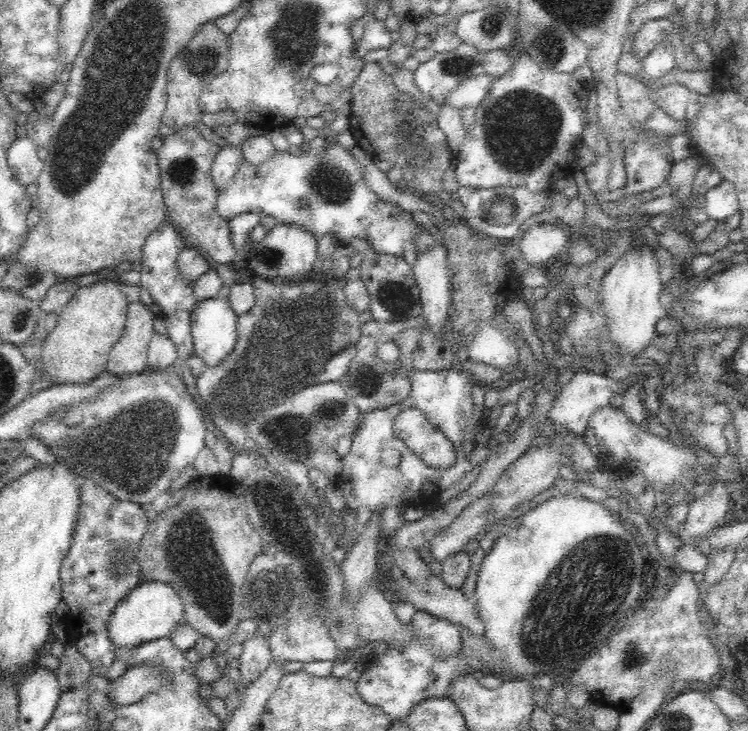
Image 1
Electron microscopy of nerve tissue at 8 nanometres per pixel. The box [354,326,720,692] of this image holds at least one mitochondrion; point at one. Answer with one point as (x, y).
(591, 576)

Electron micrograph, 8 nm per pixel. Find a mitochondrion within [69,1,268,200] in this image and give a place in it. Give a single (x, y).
(200, 58)

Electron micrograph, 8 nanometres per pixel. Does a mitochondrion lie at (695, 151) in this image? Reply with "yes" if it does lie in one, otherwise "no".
no

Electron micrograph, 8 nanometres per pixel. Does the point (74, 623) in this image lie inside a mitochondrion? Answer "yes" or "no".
no

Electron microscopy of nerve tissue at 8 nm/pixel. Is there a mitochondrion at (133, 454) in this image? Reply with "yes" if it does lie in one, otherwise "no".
yes

